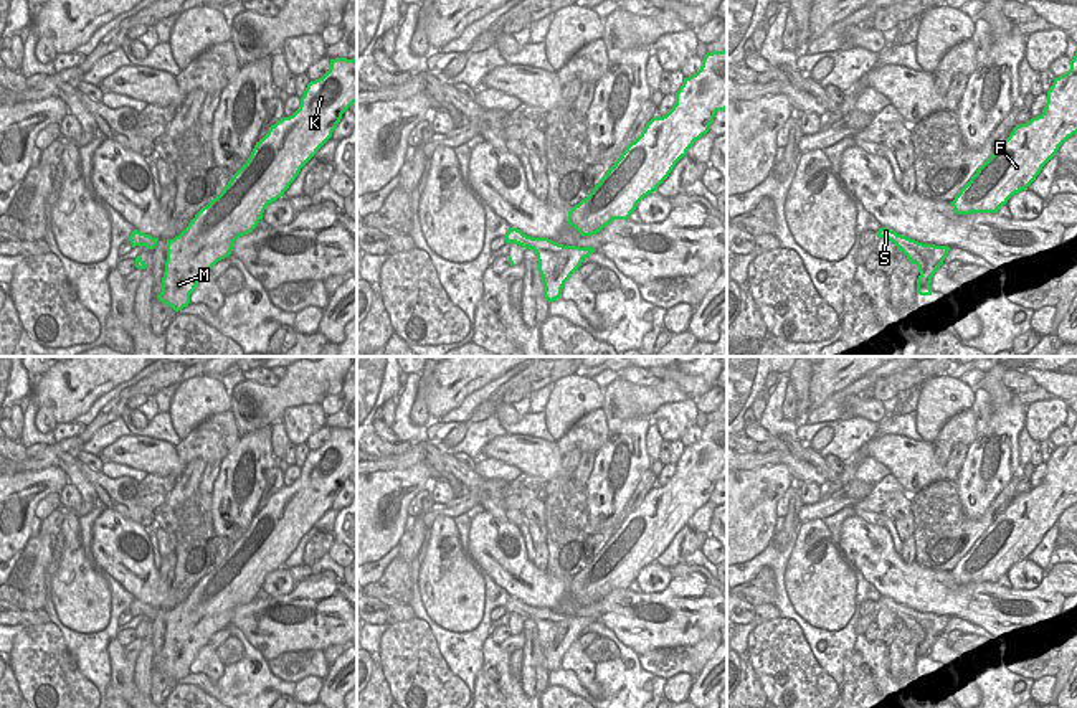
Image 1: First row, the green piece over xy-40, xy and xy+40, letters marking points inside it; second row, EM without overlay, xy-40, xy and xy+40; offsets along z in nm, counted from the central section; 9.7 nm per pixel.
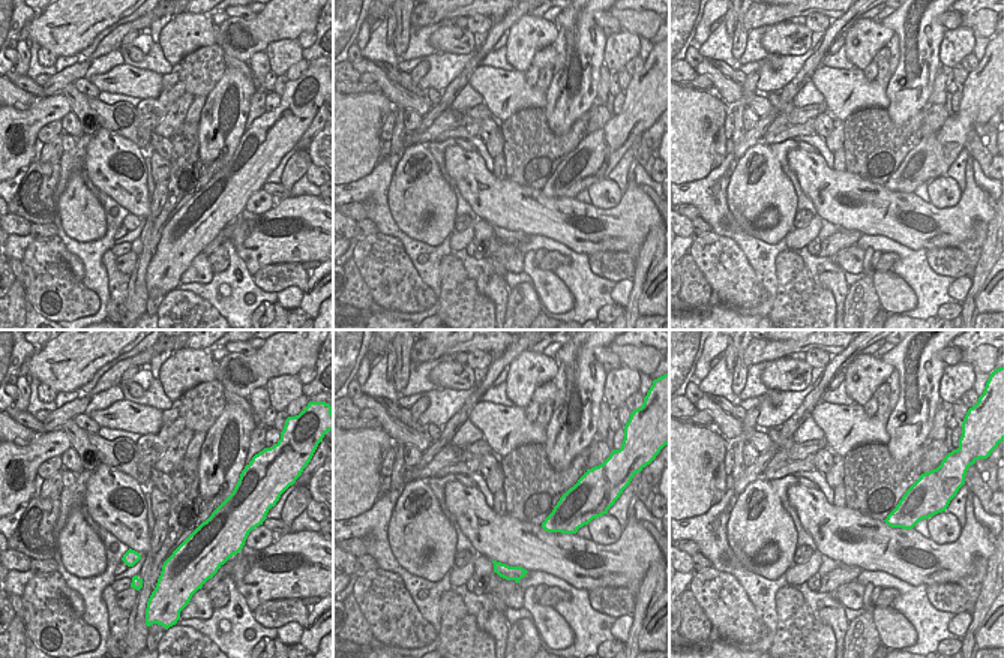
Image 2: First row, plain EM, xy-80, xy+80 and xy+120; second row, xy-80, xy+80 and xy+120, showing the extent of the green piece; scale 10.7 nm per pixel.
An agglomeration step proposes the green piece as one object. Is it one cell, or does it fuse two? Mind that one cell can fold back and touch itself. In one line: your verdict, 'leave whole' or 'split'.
leave whole

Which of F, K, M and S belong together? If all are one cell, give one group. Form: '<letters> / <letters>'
F K M S

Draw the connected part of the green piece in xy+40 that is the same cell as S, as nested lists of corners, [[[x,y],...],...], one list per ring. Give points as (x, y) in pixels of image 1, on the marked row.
[[[880,228],[877,238],[887,238],[902,251],[912,264],[918,266],[917,292],[920,295],[932,295],[930,282],[937,269],[943,264],[950,248],[923,244],[907,236],[897,234],[889,228]]]

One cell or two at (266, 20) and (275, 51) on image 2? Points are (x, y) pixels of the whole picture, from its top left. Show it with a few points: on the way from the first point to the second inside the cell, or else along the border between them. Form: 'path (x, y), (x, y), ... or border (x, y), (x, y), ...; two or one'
border (296, 38), (272, 41), (264, 51); two

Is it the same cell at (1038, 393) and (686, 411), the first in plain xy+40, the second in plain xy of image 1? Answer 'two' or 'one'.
two

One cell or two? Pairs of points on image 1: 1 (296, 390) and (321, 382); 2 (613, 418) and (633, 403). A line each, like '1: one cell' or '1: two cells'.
1: one cell
2: one cell

